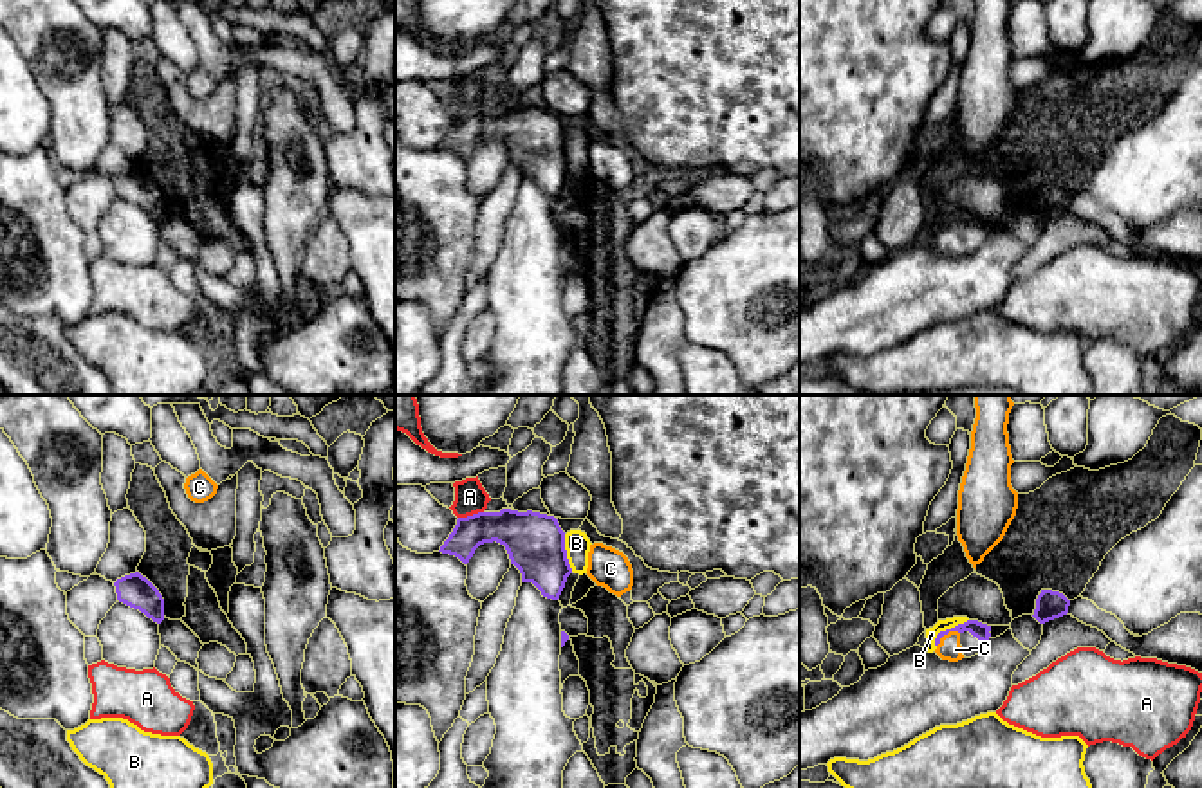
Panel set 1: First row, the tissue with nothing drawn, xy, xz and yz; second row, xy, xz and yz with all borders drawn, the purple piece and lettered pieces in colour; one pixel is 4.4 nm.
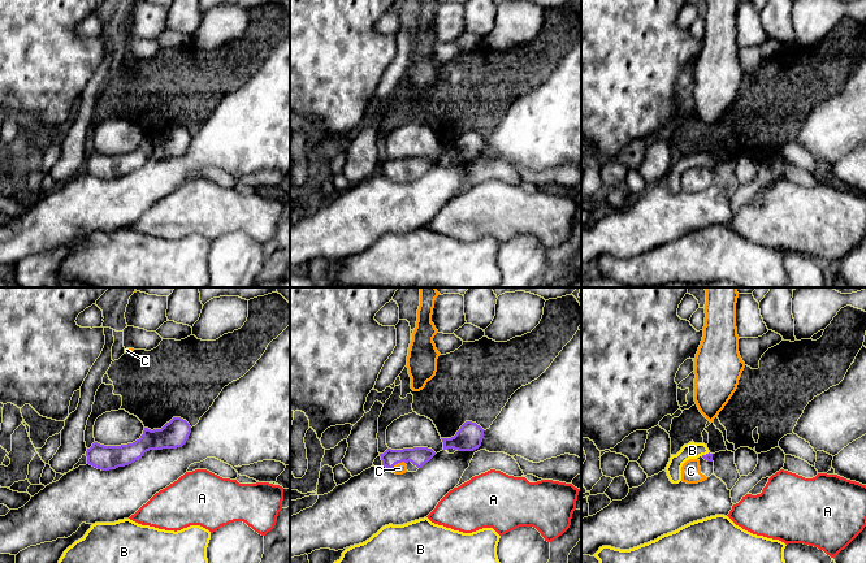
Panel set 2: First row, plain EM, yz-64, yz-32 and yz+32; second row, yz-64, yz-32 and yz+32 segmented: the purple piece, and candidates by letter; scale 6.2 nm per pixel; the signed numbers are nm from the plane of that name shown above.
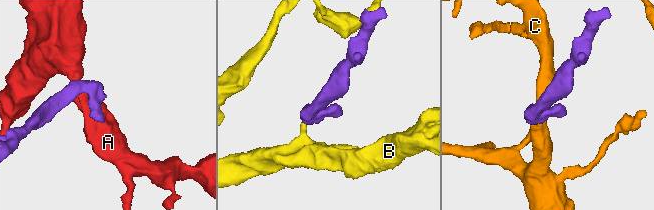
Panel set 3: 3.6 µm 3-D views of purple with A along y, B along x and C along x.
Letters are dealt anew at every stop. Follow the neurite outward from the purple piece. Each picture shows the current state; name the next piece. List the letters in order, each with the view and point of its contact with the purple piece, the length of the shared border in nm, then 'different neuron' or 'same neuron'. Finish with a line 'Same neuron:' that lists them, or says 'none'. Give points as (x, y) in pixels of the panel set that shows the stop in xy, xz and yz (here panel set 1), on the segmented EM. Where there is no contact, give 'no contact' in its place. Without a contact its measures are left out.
A: contact xz (470, 516); length 120 nm; different neuron
B: contact yz (948, 630); length 200 nm; different neuron
C: contact yz (946, 633); length 120 nm; same neuron
Same neuron: C

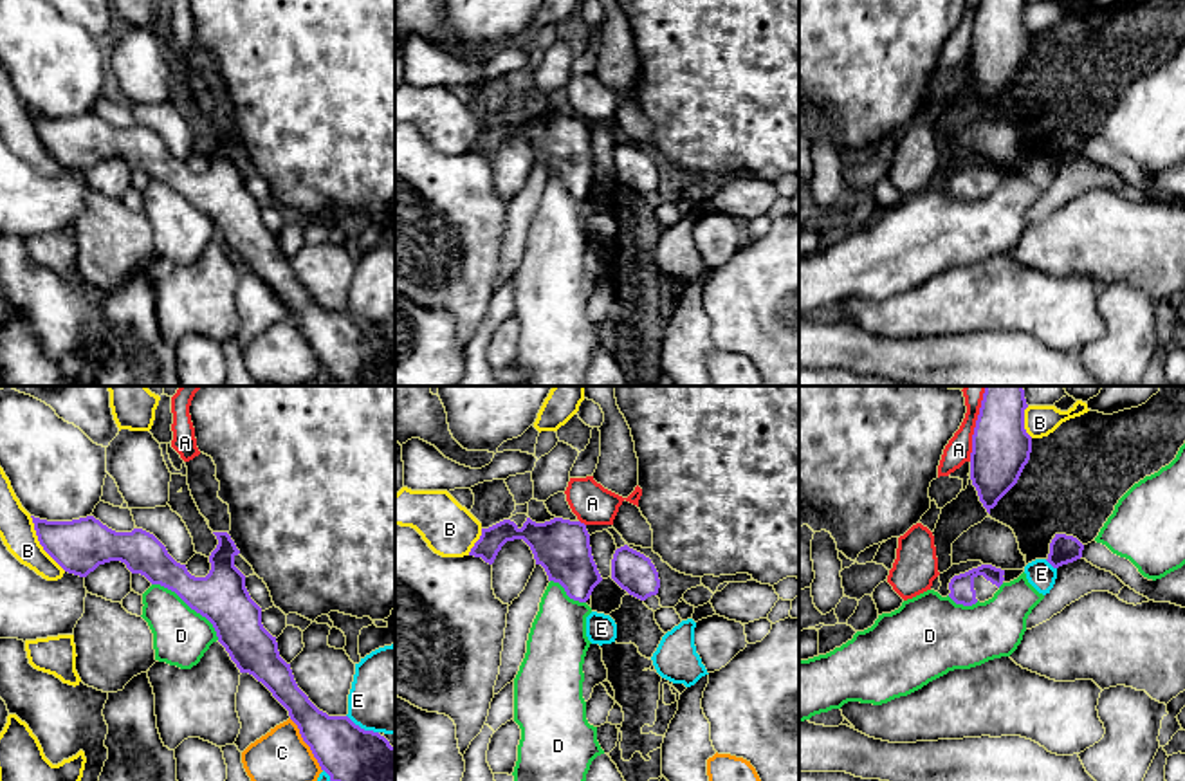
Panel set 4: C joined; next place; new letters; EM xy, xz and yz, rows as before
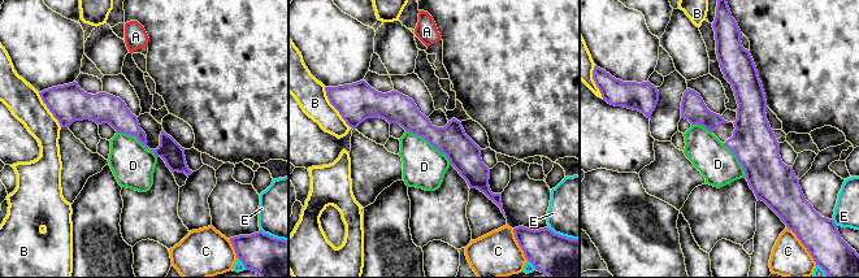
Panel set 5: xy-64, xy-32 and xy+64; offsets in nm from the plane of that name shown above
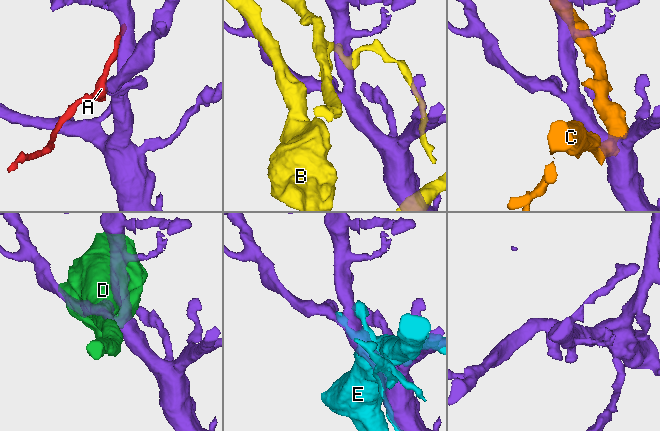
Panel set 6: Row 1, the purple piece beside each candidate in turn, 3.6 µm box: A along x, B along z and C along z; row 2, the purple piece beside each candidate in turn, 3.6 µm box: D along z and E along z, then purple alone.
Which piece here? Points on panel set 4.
A: contact yz (976, 424); length 340 nm; different neuron
B: contact xy (40, 543); length 300 nm; different neuron
C: contact xy (307, 744); length 280 nm; different neuron
D: contact xy (190, 606); length 400 nm; different neuron
E: contact xy (363, 729); length 170 nm; different neuron
Same neuron: none

